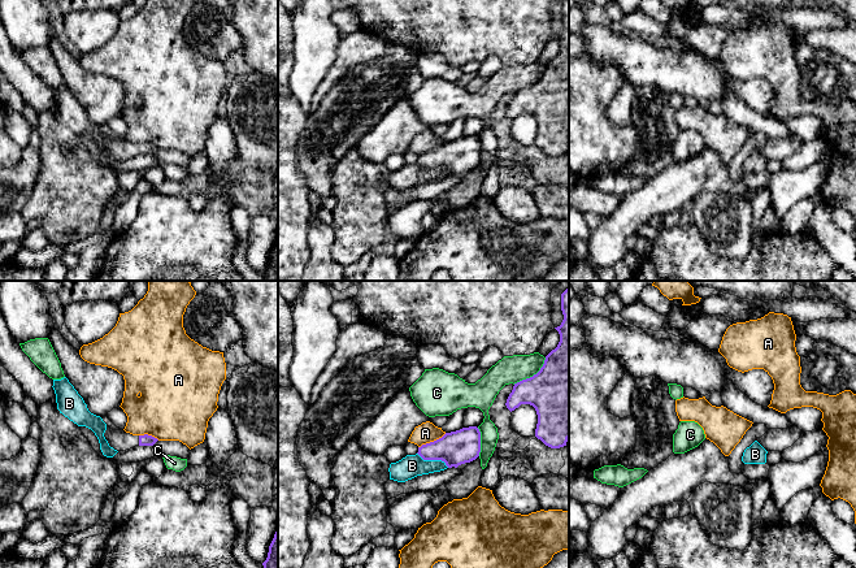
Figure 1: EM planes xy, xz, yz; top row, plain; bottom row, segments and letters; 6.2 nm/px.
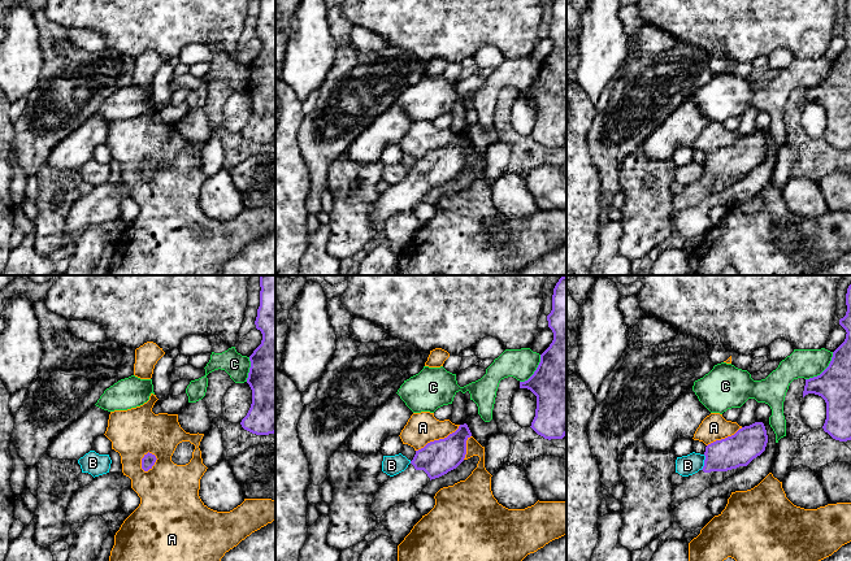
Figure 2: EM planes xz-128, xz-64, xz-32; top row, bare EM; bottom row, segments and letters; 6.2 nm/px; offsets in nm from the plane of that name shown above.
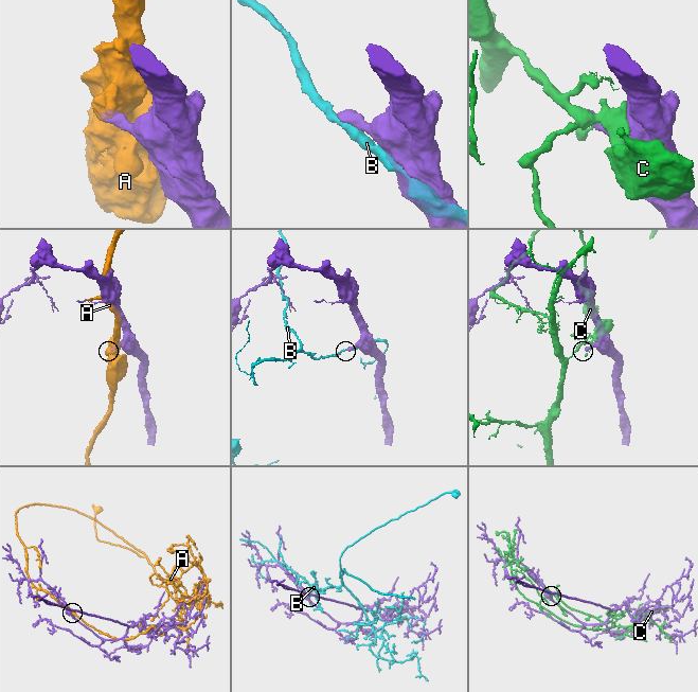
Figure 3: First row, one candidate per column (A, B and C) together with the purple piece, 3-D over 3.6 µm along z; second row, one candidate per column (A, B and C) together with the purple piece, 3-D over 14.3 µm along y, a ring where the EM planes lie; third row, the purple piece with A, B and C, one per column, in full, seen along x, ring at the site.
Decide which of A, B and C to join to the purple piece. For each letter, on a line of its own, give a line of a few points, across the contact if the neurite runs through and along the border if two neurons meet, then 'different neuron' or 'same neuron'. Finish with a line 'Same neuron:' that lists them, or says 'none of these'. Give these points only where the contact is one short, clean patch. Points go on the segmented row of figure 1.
A: different neuron
B: different neuron
C: different neuron
Same neuron: none of these

